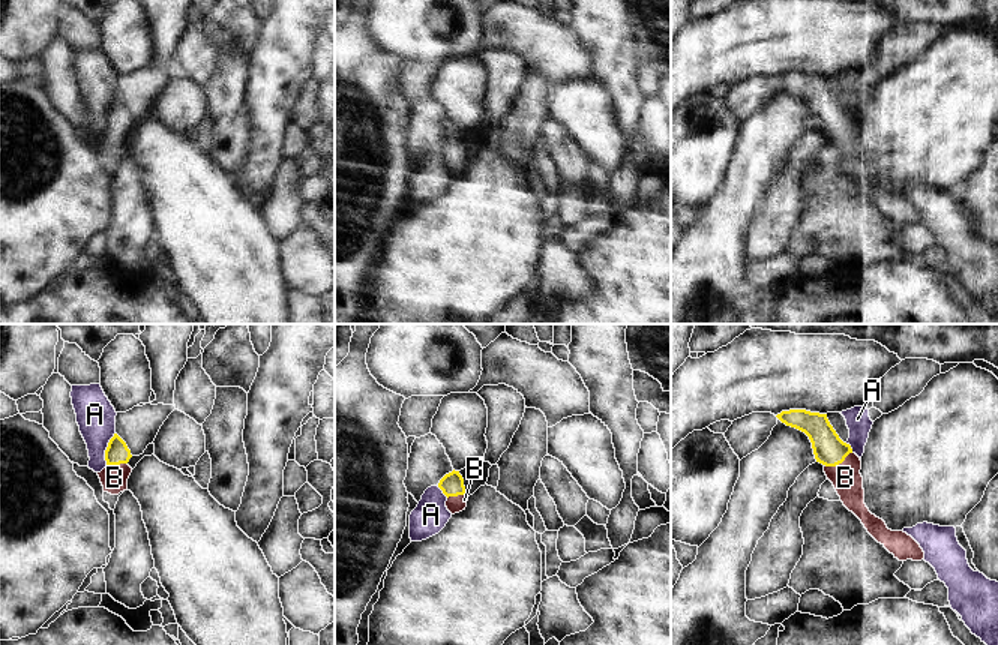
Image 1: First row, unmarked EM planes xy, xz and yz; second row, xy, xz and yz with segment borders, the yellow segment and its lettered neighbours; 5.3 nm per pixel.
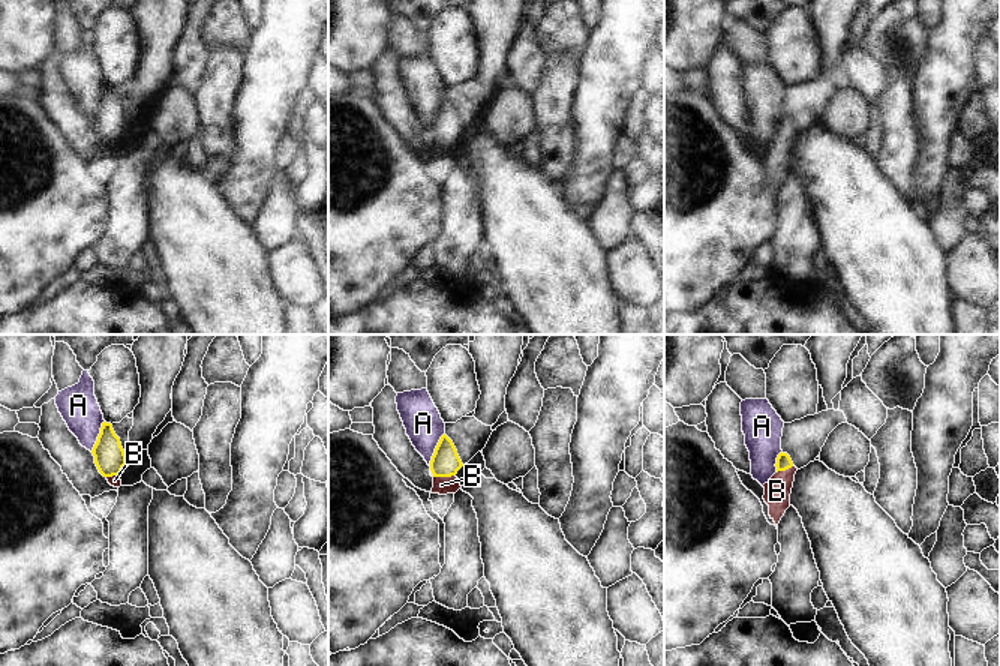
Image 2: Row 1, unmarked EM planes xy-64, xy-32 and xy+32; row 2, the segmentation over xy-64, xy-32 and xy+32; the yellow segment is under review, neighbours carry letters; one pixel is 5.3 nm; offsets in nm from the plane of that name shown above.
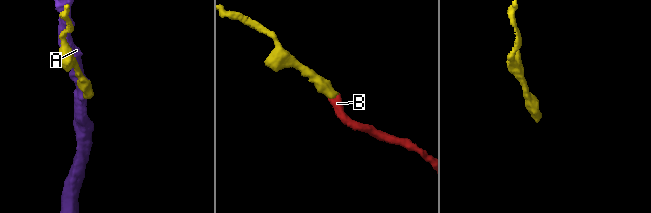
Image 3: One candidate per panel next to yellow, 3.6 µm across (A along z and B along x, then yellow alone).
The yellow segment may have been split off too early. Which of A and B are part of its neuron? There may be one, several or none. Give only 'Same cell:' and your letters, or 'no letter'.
Same cell: B

